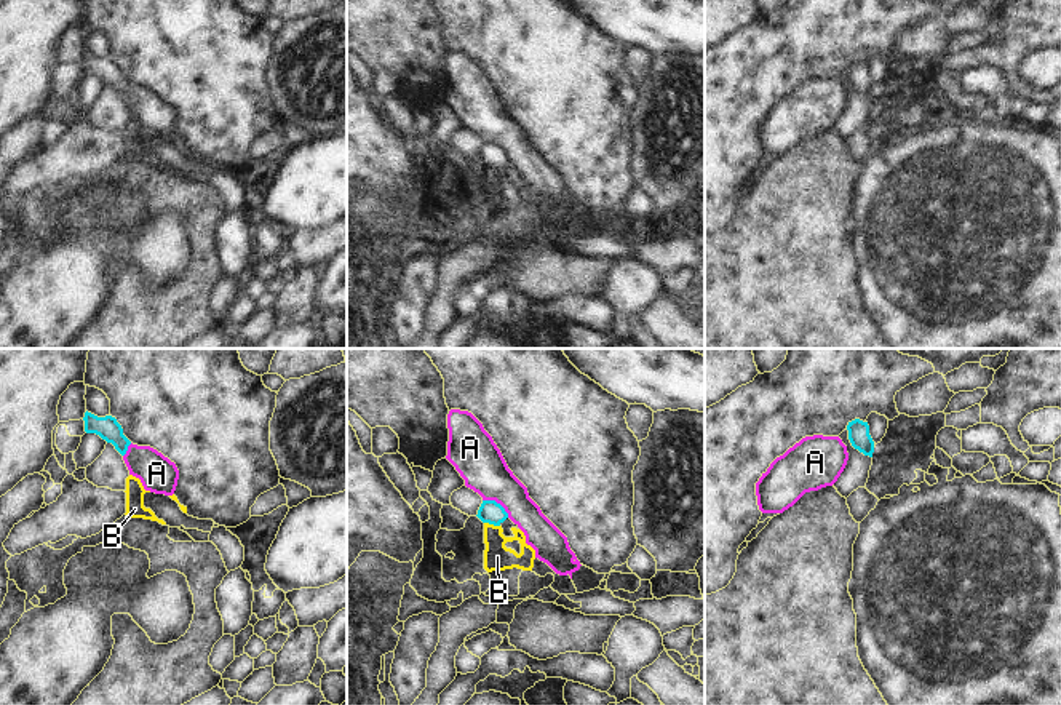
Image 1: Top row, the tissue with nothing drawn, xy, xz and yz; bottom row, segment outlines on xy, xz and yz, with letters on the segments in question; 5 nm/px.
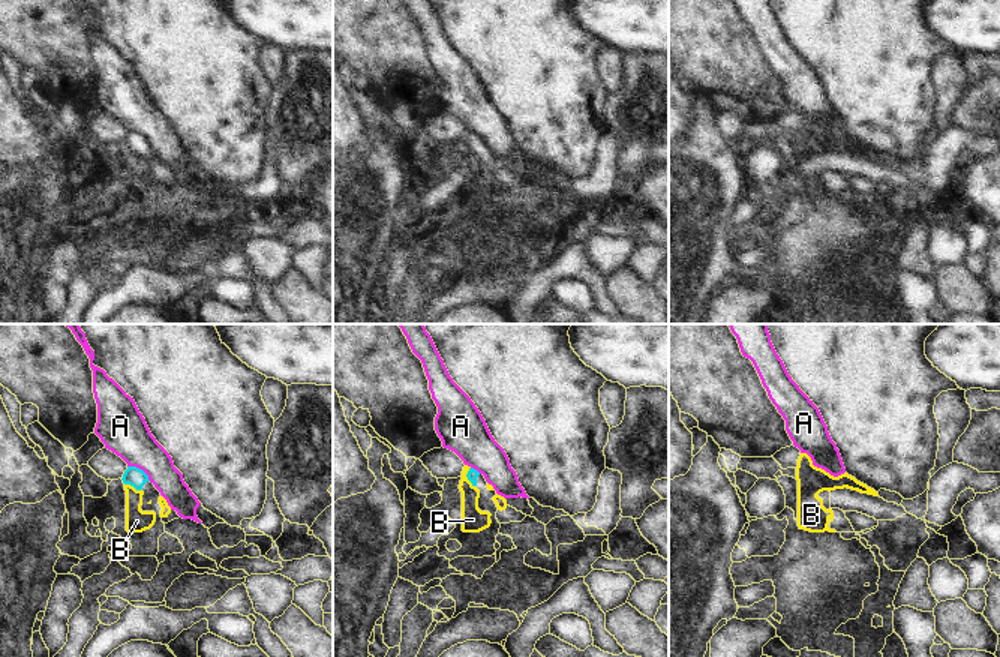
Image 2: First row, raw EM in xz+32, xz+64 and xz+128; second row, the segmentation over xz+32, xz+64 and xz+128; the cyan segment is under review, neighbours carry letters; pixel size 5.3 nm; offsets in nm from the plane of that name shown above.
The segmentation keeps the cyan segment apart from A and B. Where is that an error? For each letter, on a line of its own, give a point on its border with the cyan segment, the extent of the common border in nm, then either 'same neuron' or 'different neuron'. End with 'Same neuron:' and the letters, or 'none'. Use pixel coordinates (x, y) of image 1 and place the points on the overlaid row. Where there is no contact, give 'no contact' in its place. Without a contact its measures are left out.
A: xz (496, 502) | 160 nm | different neuron
B: xz (492, 523) | 80 nm | different neuron
Same neuron: none

